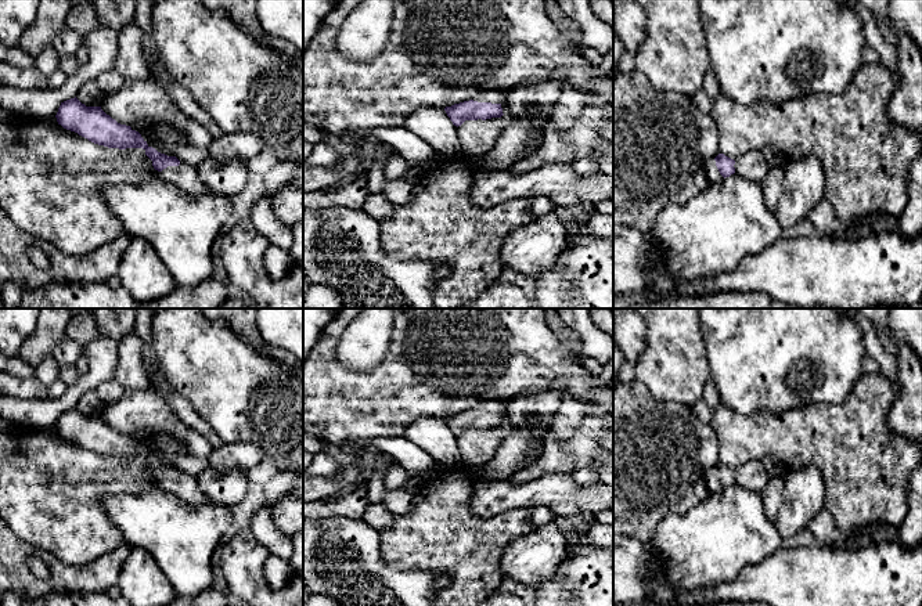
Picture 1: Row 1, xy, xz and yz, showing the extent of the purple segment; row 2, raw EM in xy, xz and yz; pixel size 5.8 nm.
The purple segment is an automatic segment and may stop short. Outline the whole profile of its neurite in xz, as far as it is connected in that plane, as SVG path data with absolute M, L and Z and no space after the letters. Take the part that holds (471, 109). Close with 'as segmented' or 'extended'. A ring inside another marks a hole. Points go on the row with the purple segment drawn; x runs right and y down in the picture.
M460 87L449 91L451 101L446 108L446 113L454 126L461 126L465 120L486 120L501 118L507 93L501 90L480 90L472 87Z; extended

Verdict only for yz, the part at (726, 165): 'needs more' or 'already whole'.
needs more

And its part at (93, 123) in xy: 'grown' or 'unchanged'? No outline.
grown

